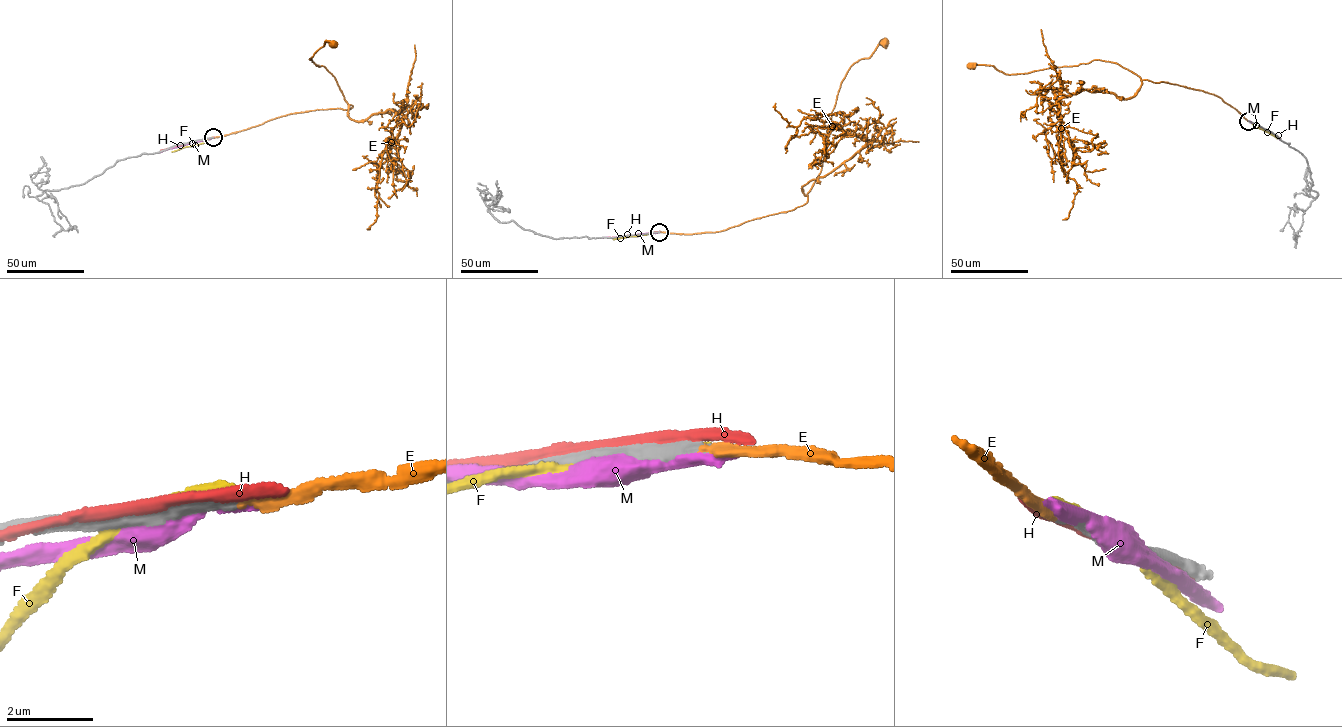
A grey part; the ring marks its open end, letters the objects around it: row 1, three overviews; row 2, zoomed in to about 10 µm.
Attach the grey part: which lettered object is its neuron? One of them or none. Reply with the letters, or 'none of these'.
E

